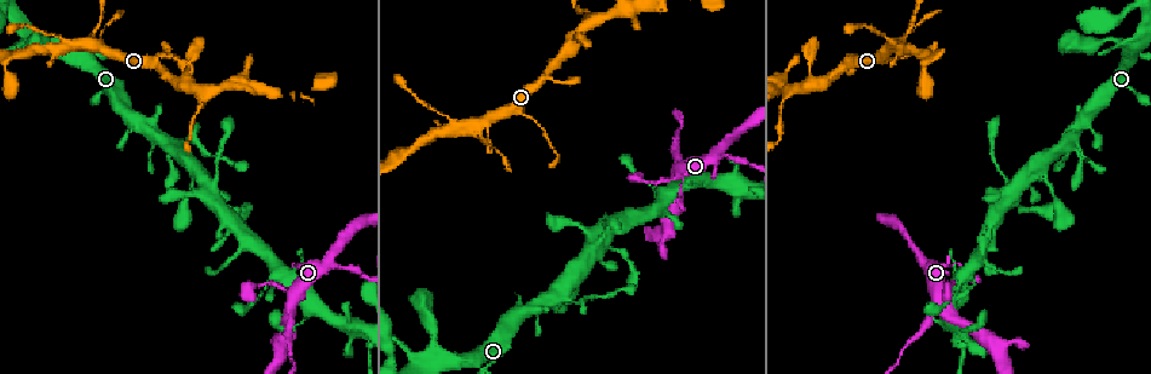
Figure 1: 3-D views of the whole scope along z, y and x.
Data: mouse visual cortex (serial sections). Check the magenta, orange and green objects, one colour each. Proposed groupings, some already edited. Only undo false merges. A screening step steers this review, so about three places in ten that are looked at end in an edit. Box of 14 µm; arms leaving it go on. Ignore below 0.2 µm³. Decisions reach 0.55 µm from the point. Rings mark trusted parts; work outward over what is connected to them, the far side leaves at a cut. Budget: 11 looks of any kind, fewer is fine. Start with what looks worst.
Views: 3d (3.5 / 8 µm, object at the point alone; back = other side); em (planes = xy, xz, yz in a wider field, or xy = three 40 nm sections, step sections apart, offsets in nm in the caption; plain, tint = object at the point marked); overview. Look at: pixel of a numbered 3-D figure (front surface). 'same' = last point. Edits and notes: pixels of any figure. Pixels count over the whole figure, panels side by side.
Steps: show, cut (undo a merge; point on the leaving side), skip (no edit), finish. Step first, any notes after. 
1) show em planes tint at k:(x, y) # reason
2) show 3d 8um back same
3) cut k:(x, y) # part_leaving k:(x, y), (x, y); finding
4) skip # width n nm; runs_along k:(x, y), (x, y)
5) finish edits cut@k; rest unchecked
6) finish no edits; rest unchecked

show 3d 3.5um at 1:(90, 43) # calibre changes

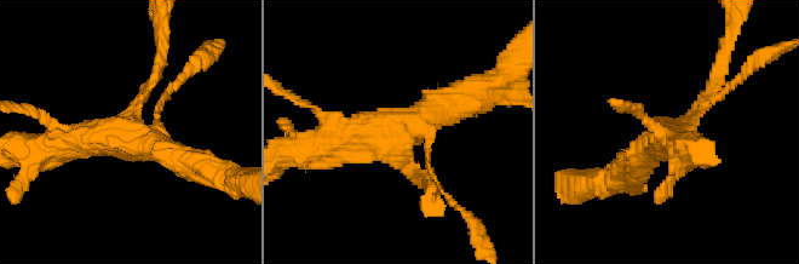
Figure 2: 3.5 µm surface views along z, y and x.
show em xy step 3 tint at 2:(401, 129)

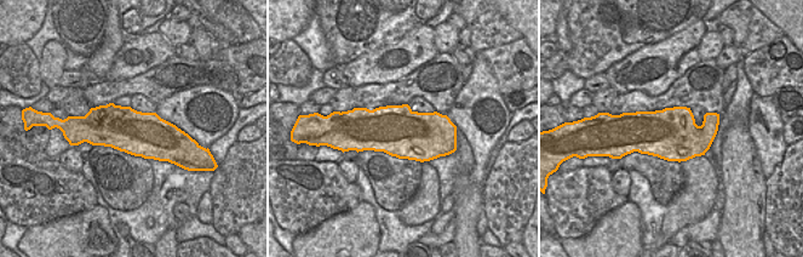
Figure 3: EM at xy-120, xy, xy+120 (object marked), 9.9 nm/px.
skip # runs_along 2:(470, 101), (321, 143); continuous, no second cell

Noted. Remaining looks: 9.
show 3d 3.5um at 1:(13, 56) # sharp bend

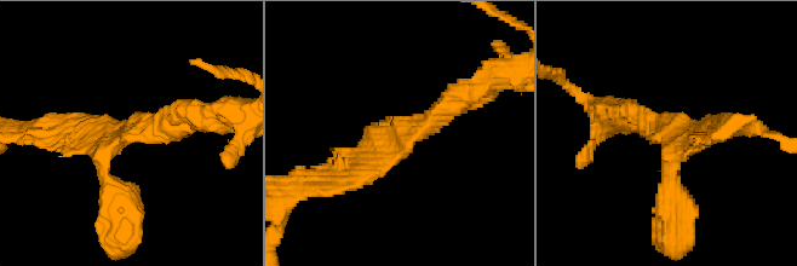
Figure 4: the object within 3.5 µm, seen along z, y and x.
show em xy step 2 tint at 4:(125, 139)

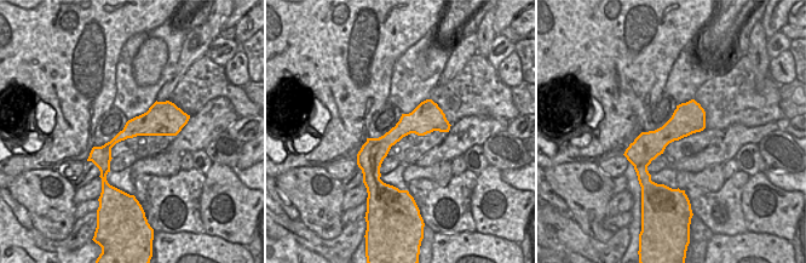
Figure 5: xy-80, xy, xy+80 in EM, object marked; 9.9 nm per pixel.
skip # runs_along 4:(187, 114), (104, 155), (119, 207); one cell here

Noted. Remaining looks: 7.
show 3d 8um at 1:(337, 264) # three-way junction

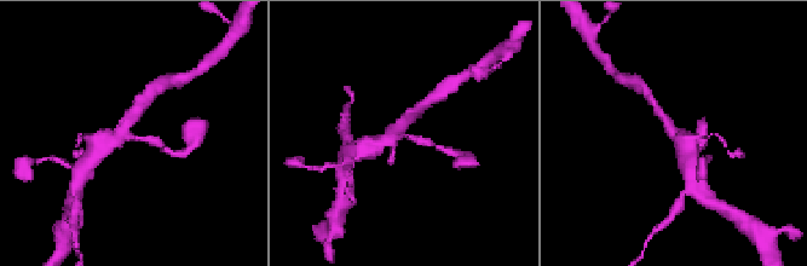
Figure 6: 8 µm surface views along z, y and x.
show 3d 3.5um back at 6:(404, 134)

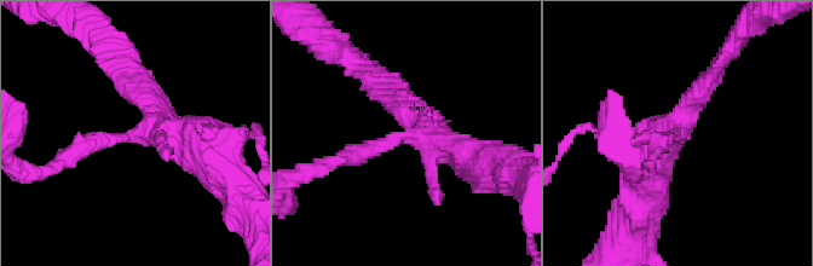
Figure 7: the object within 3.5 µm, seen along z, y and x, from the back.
show em xy step 1 tint at 7:(140, 130) # now the EM

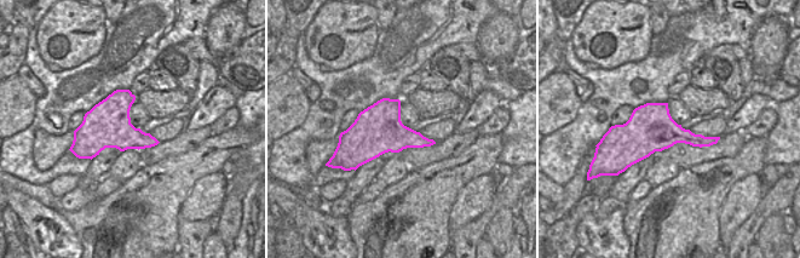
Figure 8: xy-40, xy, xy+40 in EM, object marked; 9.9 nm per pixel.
skip # runs_along 7:(488, 167), (428, 136), (339, 161); all the same cell

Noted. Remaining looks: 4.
show 3d 3.5um back at 1:(292, 302) # branch point

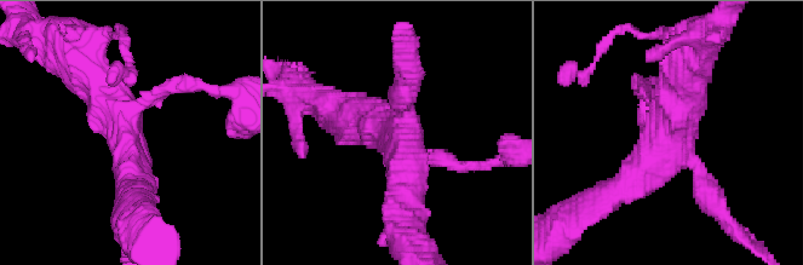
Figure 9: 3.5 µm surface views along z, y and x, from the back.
skip # runs_along 9:(681, 69), (672, 137), (613, 193); one cell here

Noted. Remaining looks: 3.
finish no edits; rest unchecked

